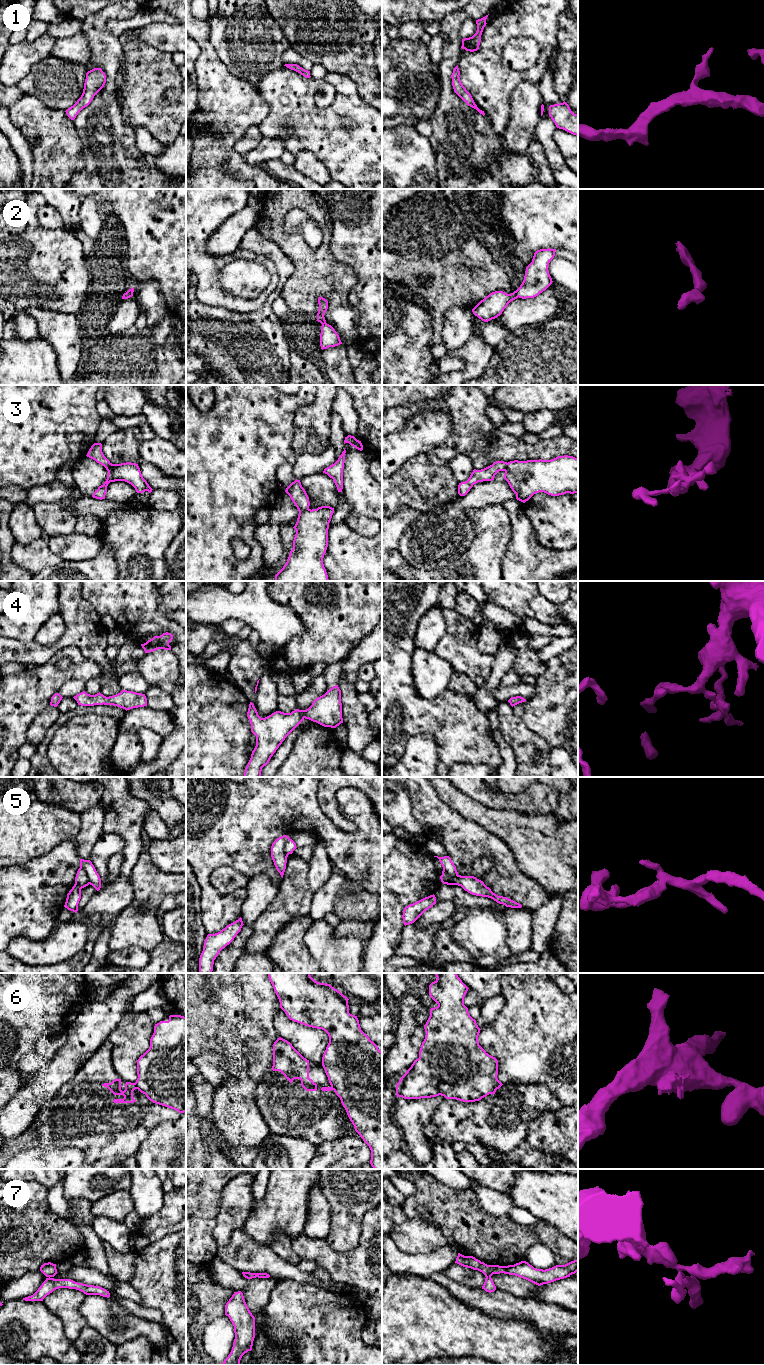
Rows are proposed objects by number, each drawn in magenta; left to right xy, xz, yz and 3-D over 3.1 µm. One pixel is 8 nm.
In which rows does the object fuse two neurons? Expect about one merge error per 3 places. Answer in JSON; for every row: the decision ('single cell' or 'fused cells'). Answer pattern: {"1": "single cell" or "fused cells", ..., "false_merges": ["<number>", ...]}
{"1": "single cell", "2": "single cell", "3": "fused cells", "4": "single cell", "5": "fused cells", "6": "fused cells", "7": "fused cells", "false_merges": ["3", "5", "6", "7"]}

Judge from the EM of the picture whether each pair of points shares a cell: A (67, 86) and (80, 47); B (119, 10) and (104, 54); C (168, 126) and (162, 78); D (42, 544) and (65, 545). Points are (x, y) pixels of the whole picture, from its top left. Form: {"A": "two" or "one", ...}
{"A": "two", "B": "one", "C": "one", "D": "two"}

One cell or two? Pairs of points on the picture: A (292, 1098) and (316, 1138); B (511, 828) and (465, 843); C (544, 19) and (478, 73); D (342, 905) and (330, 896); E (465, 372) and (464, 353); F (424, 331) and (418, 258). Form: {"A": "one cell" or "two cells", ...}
{"A": "one cell", "B": "two cells", "C": "one cell", "D": "two cells", "E": "one cell", "F": "two cells"}

